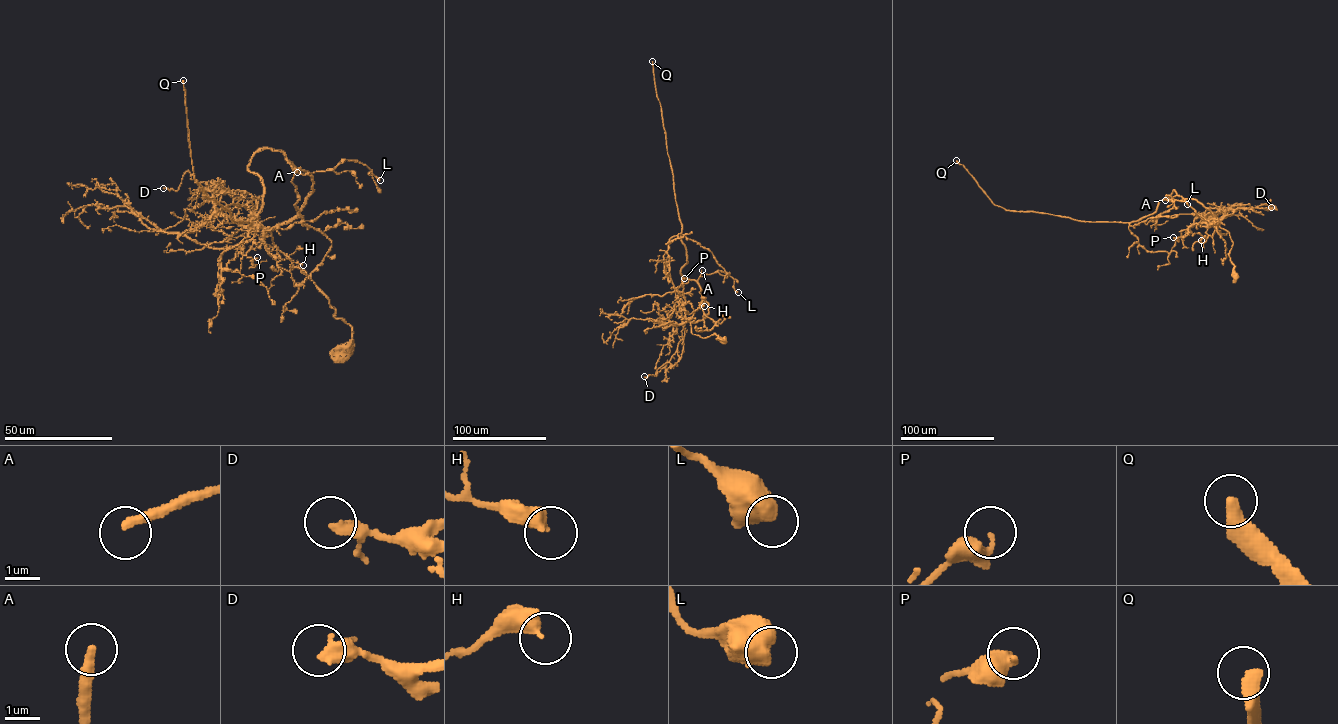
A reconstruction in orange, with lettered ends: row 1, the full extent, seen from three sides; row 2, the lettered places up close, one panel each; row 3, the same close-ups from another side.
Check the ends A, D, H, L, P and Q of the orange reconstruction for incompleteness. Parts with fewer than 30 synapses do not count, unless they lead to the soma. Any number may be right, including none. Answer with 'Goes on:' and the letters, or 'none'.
Goes on: A, Q

